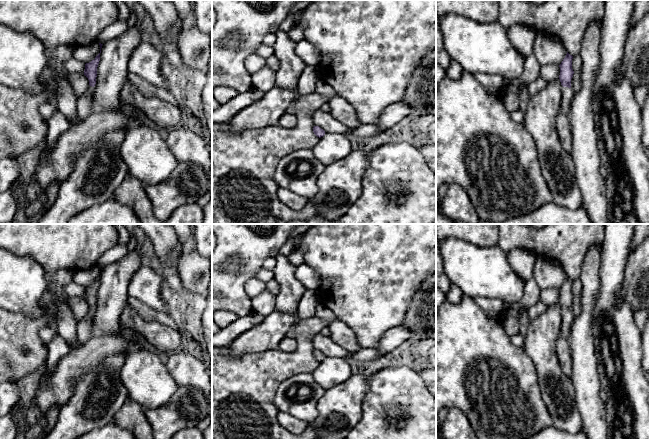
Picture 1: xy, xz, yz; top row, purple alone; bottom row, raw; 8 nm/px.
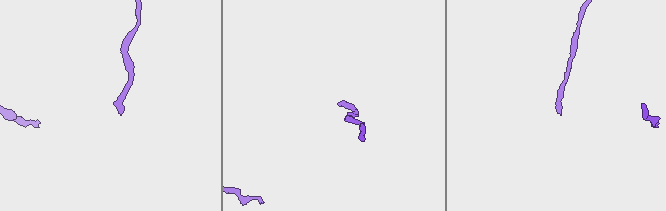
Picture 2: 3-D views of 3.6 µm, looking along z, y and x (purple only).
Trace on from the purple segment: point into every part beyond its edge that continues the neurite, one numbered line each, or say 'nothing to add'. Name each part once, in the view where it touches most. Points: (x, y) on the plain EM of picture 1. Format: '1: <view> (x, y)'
1: yz (567, 317)

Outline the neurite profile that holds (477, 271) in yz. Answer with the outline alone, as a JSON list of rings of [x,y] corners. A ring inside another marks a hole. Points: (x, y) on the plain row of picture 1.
[[[452,237],[440,240],[438,246],[446,275],[464,295],[497,298],[504,305],[522,299],[526,282],[514,272],[498,245],[477,247]]]

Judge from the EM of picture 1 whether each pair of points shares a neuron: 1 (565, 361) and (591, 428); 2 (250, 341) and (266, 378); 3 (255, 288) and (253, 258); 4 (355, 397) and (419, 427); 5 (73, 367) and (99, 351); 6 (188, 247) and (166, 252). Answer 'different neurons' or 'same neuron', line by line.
1: different neurons
2: different neurons
3: different neurons
4: different neurons
5: same neuron
6: different neurons

